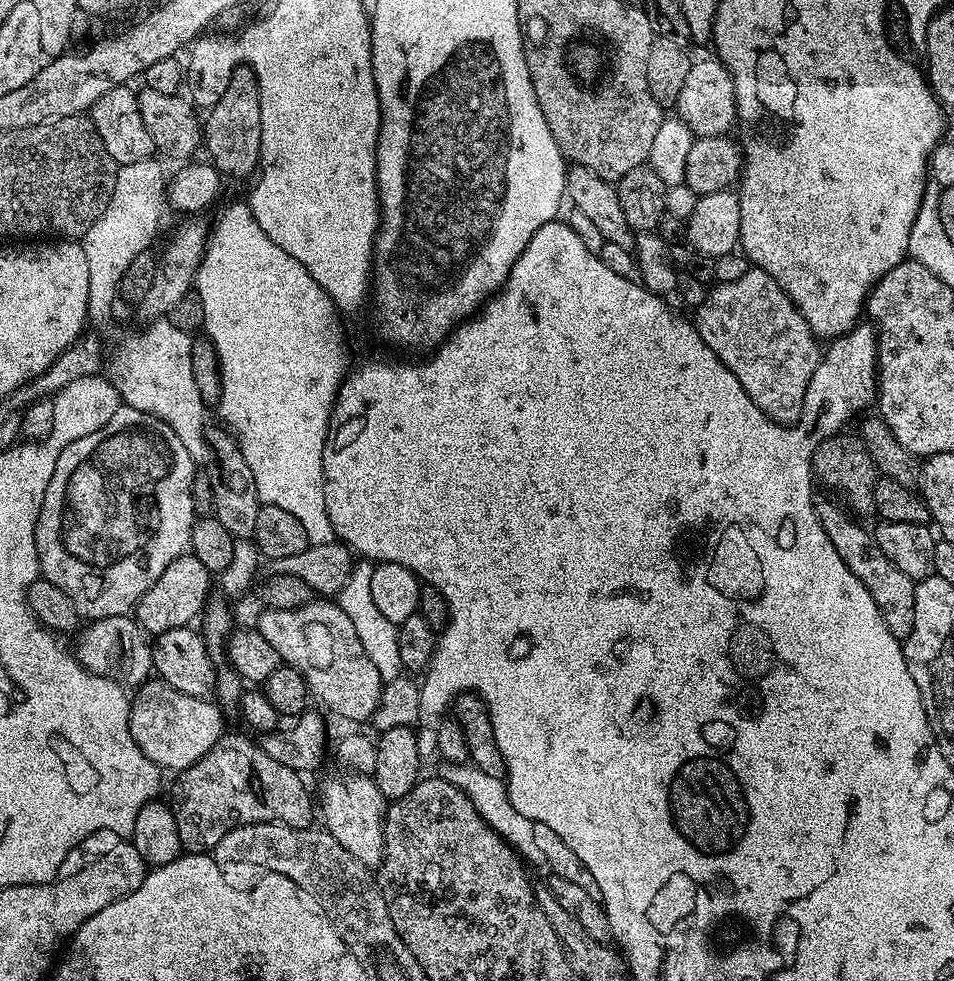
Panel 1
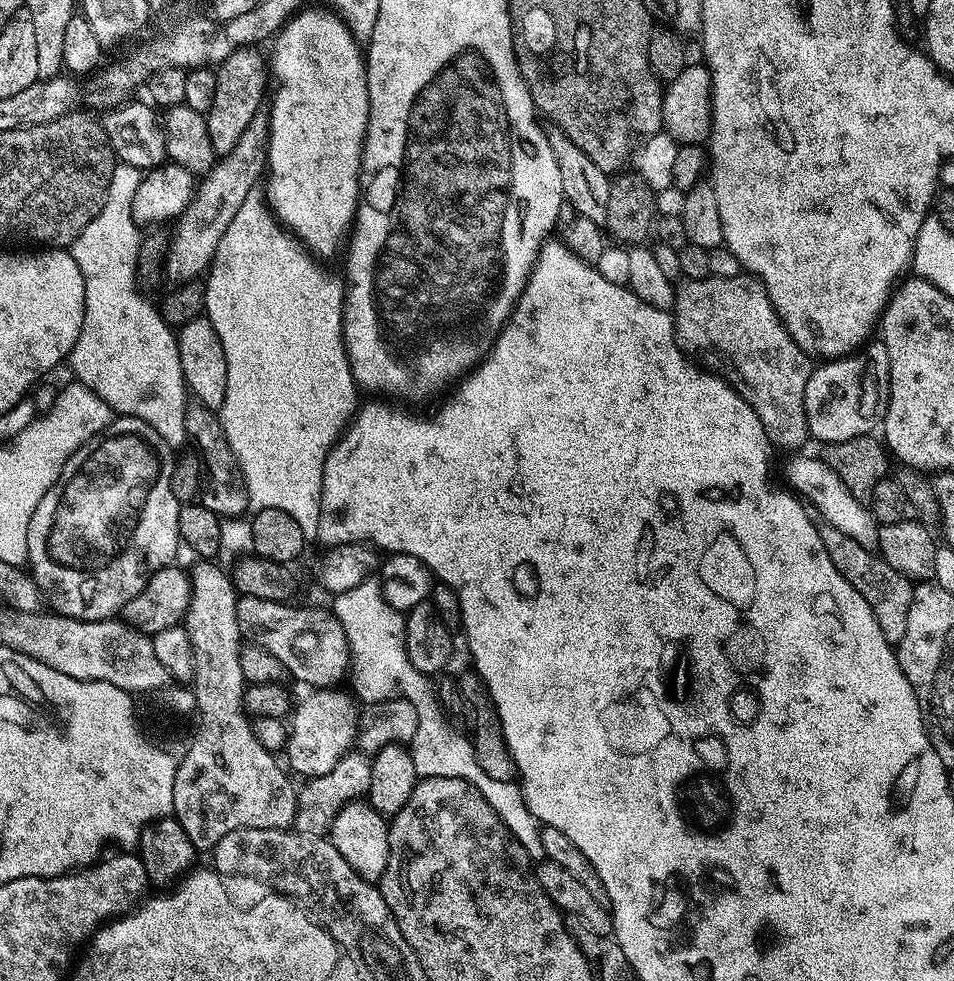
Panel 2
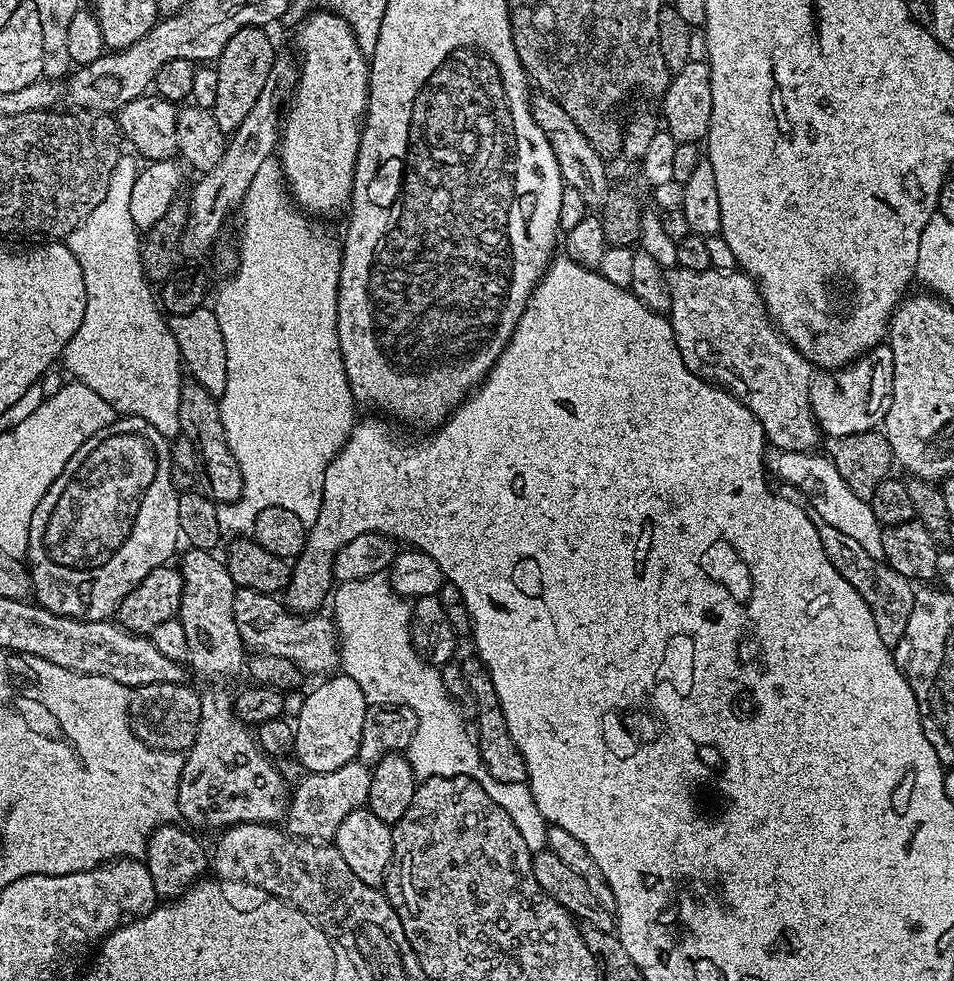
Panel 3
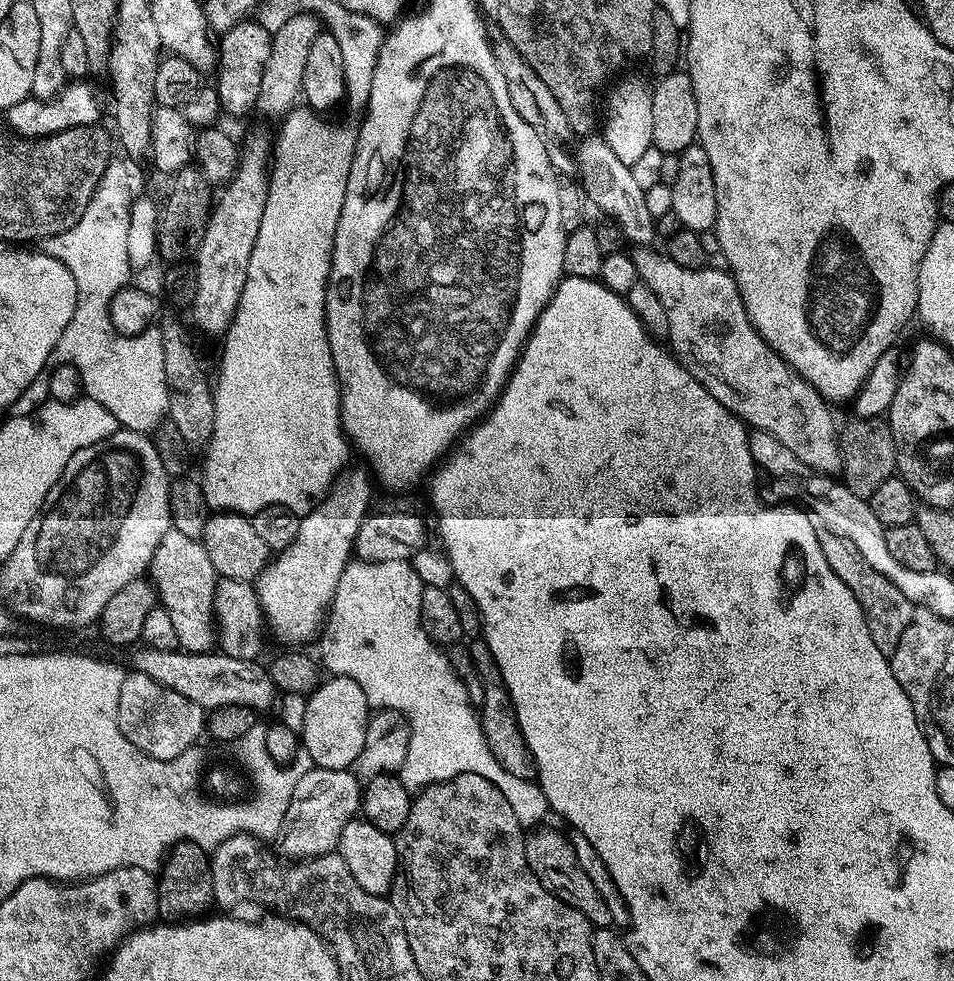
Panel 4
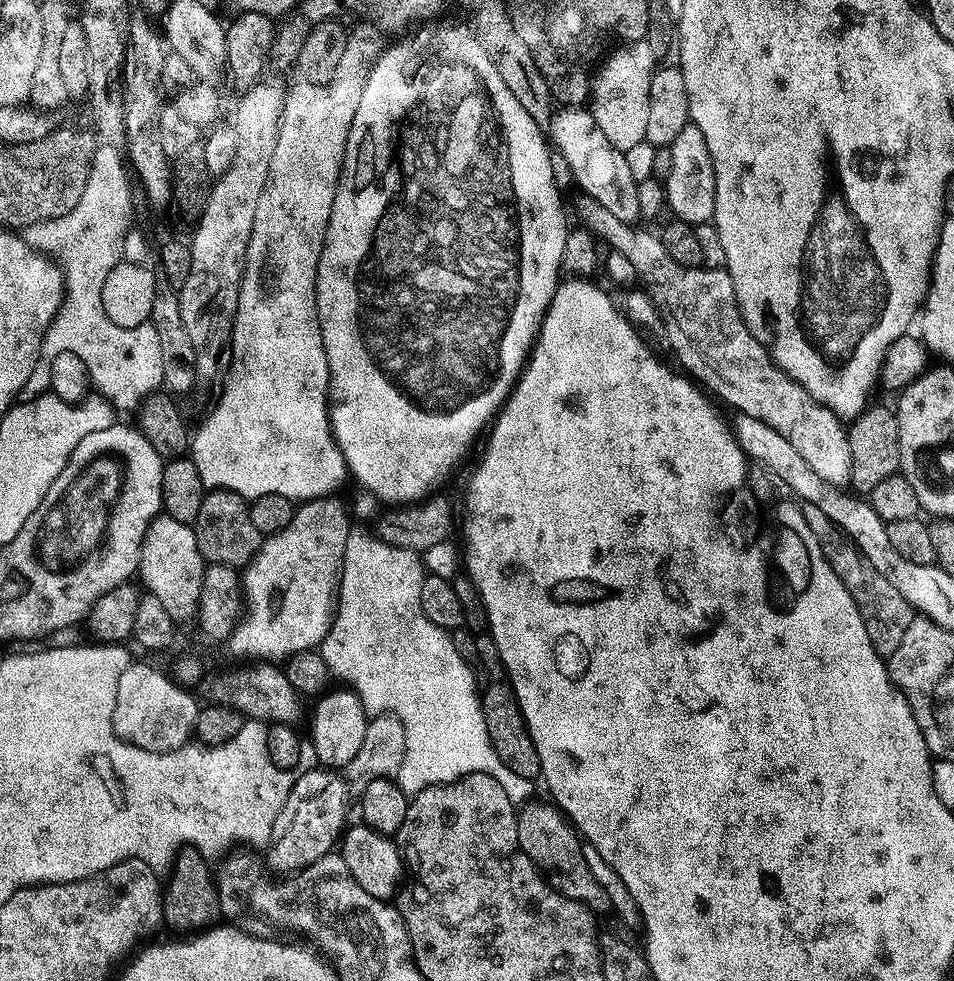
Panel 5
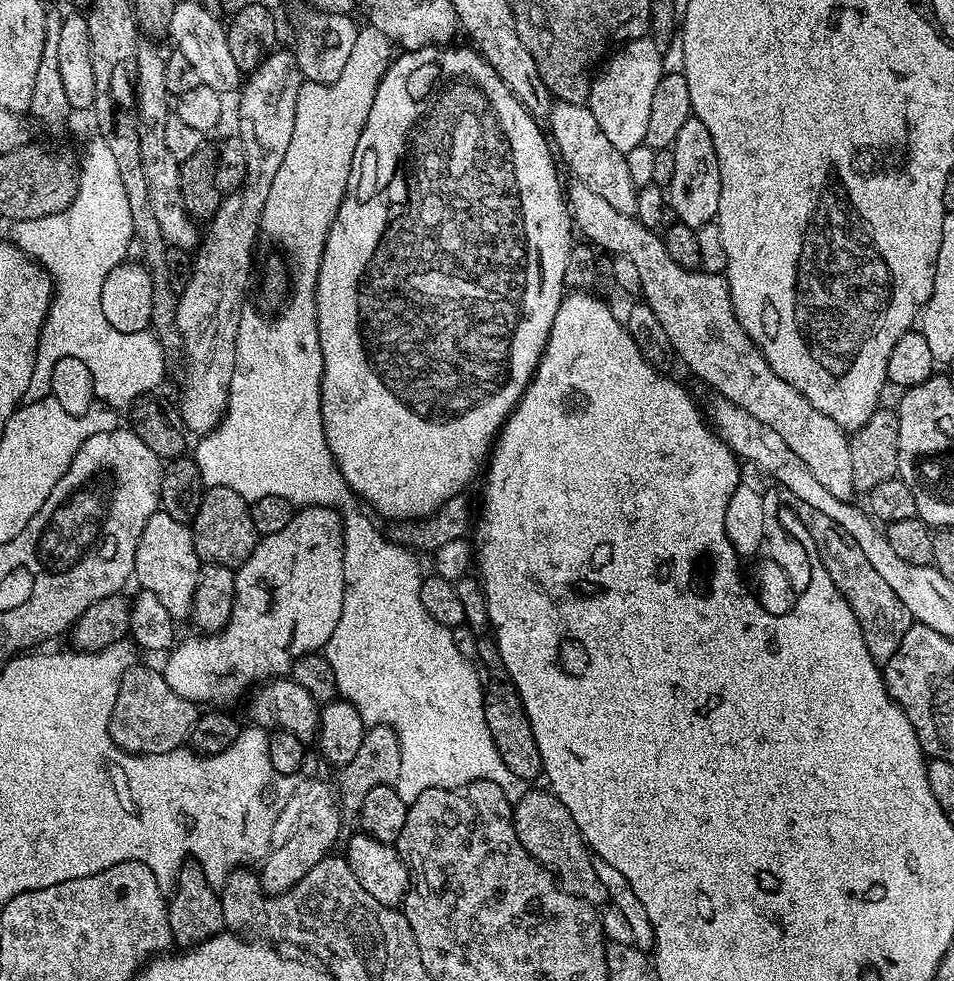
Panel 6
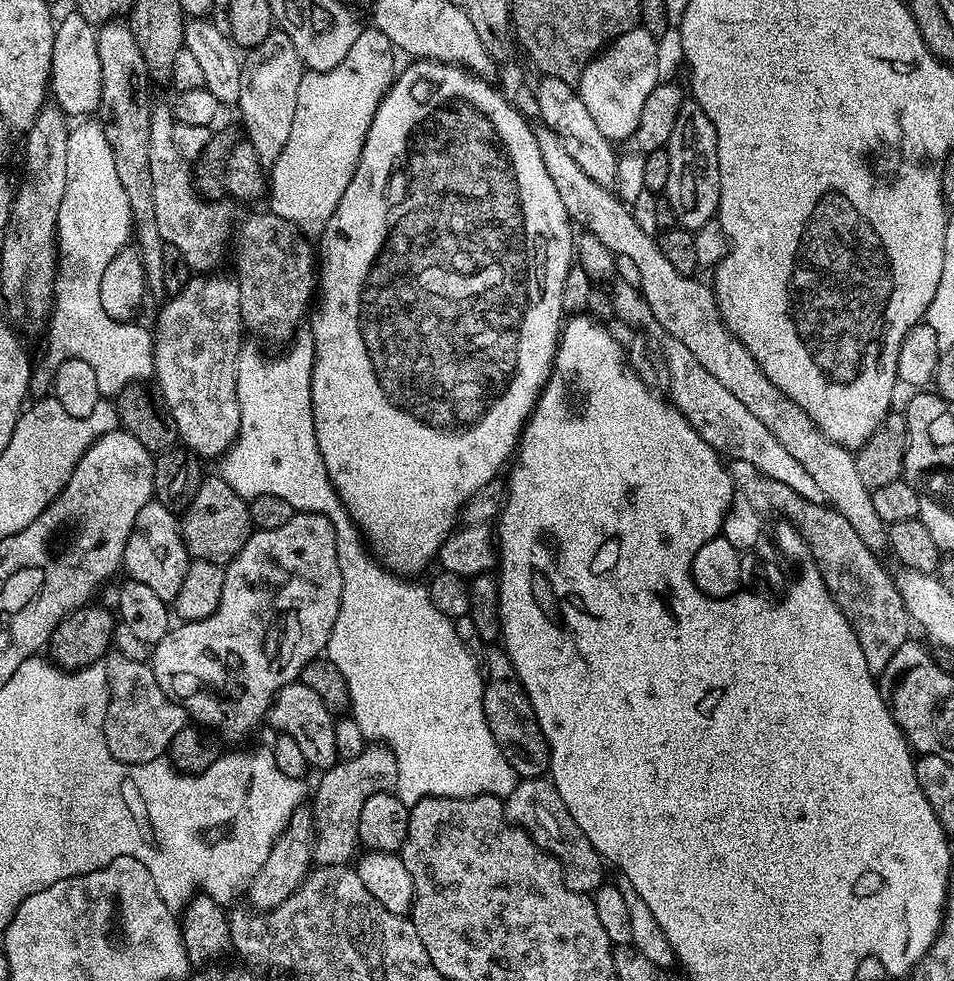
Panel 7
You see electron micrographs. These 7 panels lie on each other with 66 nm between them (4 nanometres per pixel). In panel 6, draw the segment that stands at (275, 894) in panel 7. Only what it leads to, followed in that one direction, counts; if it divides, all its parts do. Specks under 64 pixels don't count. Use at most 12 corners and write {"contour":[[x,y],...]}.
{"contour":[[300,780],[272,831],[260,884],[290,890],[333,851],[338,792]]}

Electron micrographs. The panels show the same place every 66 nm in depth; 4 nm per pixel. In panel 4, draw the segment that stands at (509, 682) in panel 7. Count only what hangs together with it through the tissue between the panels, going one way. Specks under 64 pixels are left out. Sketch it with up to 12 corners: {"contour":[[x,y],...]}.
{"contour":[[482,642],[472,664],[484,693],[480,729],[490,754],[514,778],[536,780],[504,679]]}

